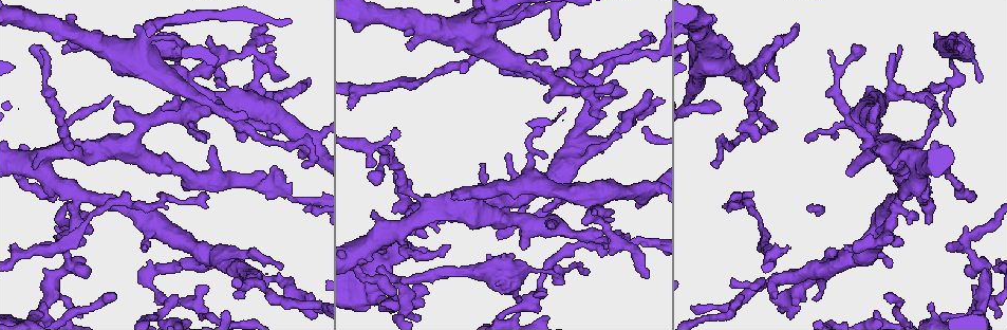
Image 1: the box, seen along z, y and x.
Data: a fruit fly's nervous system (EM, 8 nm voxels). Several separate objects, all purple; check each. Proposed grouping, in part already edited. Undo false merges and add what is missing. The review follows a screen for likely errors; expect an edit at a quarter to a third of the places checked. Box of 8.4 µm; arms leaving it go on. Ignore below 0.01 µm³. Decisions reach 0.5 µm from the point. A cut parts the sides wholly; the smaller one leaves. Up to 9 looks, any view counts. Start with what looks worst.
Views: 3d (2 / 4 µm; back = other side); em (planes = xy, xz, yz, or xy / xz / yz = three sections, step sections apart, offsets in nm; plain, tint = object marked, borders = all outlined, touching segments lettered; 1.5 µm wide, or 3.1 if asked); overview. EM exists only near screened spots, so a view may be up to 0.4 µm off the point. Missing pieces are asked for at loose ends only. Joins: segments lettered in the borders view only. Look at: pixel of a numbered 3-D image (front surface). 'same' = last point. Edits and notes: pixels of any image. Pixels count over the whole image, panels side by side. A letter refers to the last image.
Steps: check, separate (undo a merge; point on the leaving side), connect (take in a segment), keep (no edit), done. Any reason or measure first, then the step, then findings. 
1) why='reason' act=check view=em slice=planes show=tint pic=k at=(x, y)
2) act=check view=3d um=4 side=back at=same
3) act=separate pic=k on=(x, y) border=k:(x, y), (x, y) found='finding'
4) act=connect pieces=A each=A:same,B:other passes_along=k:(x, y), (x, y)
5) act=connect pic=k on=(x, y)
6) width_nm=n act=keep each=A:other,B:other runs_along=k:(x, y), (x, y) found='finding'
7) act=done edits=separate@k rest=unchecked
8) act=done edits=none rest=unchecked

why='sharp bend' act=check view=3d um=2 pic=1 at=(147, 206)

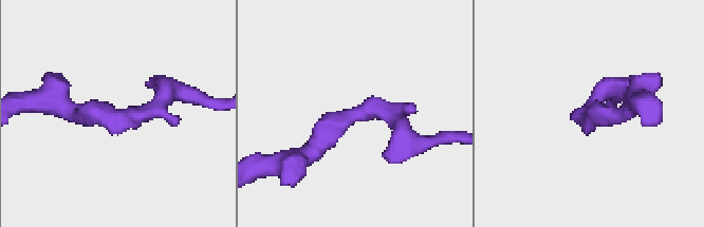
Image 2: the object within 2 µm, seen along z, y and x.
act=check view=em slice=planes show=plain pic=2 at=(358, 116)

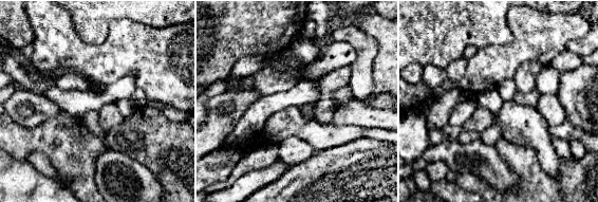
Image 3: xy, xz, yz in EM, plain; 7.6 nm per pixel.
act=check view=em slice=planes show=borders at=same

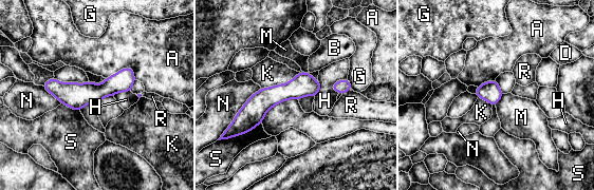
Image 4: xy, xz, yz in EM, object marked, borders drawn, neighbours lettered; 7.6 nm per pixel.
width_nm=150 act=keep each=A:other,B:other,D:other,G:other,H:other,K:other,M:other,N:other,R:other,S:other runs_along=4:(316, 83), (267, 97), (233, 127) found='all the same neuron'

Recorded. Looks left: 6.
why='free end' act=check view=em slice=planes show=borders pic=1 at=(309, 82)

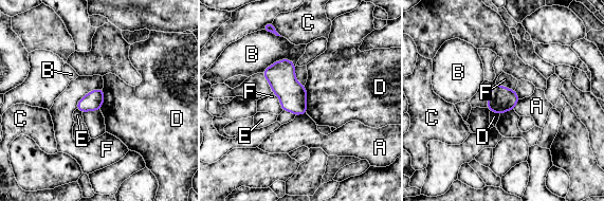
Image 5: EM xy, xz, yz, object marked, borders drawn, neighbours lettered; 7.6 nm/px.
width_nm=140 act=keep each=A:other,B:other,C:other,D:other,E:other,F:other found='none of them fits'

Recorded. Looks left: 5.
why='an open end' act=check view=em slice=xy step=8 show=borders pic=1 at=(625, 236)

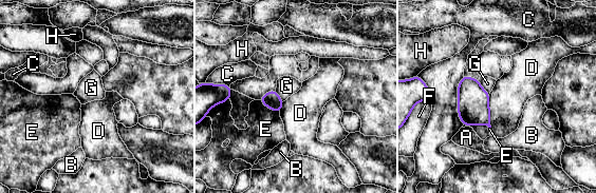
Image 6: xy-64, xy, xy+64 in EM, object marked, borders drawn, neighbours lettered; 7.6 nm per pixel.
why='another direction' act=check view=em slice=planes show=borders at=same

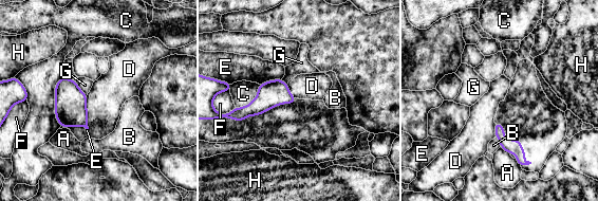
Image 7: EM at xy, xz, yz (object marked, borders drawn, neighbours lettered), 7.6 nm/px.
width_nm=130 act=keep each=A:other,B:other,C:other,D:other,E:other,F:other,G:other,H:other border=7:(86, 95), (88, 131) found='none of them fits'

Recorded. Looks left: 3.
why='sudden change in width' act=check view=em slice=planes show=borders pic=1 at=(886, 99)

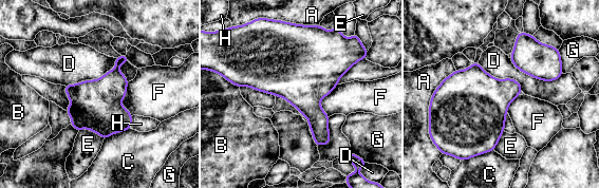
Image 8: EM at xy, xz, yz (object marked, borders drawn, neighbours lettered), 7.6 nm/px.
act=keep each=A:other,B:other,C:other,D:other,E:other,F:other,G:other,H:other border=8:(338, 85), (321, 98), (328, 116) found='continuous, no second neuron'

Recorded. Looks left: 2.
act=done edits=none rest=unchecked

